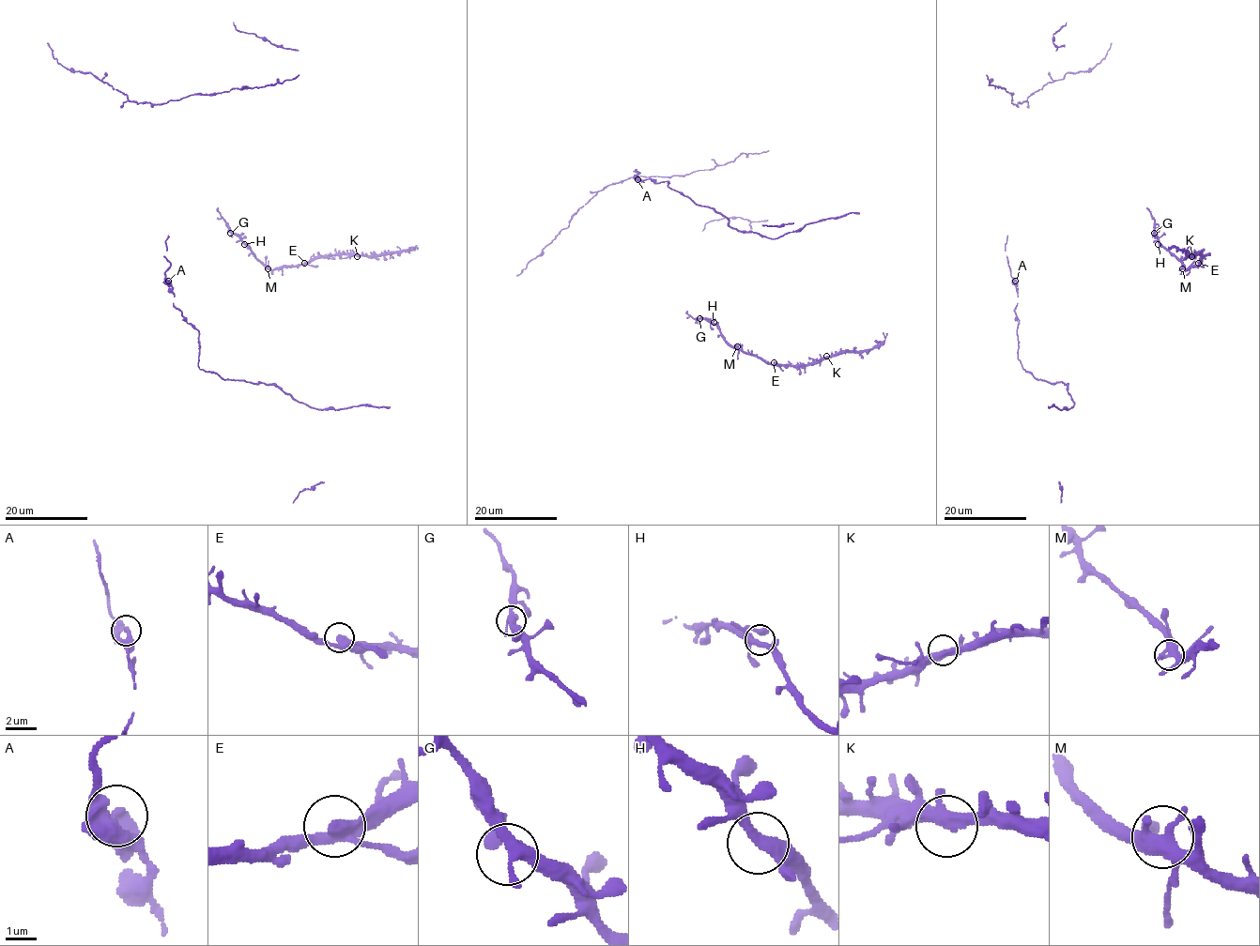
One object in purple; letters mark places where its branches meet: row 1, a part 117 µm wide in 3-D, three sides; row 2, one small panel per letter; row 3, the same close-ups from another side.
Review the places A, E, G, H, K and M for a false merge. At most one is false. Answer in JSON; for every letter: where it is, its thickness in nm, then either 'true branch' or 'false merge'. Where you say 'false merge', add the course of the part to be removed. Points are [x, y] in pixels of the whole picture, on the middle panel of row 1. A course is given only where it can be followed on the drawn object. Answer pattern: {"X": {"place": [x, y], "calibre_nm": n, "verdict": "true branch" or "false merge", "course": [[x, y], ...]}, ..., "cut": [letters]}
{"A": {"place": [637, 179], "calibre_nm": 360, "verdict": "true branch"}, "E": {"place": [774, 362], "calibre_nm": 360, "verdict": "true branch"}, "G": {"place": [699, 318], "calibre_nm": 320, "verdict": "true branch"}, "H": {"place": [714, 322], "calibre_nm": 360, "verdict": "true branch"}, "K": {"place": [826, 356], "calibre_nm": 360, "verdict": "true branch"}, "M": {"place": [737, 346], "calibre_nm": 380, "verdict": "true branch"}, "cut": []}

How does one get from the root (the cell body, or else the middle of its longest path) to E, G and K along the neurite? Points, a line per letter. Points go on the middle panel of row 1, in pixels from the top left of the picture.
E: (714, 324), (740, 351), (756, 354), (772, 364), (774, 362)
G: (714, 324), (699, 318)
K: (714, 324), (730, 344), (772, 364), (811, 364), (821, 362), (826, 356)

